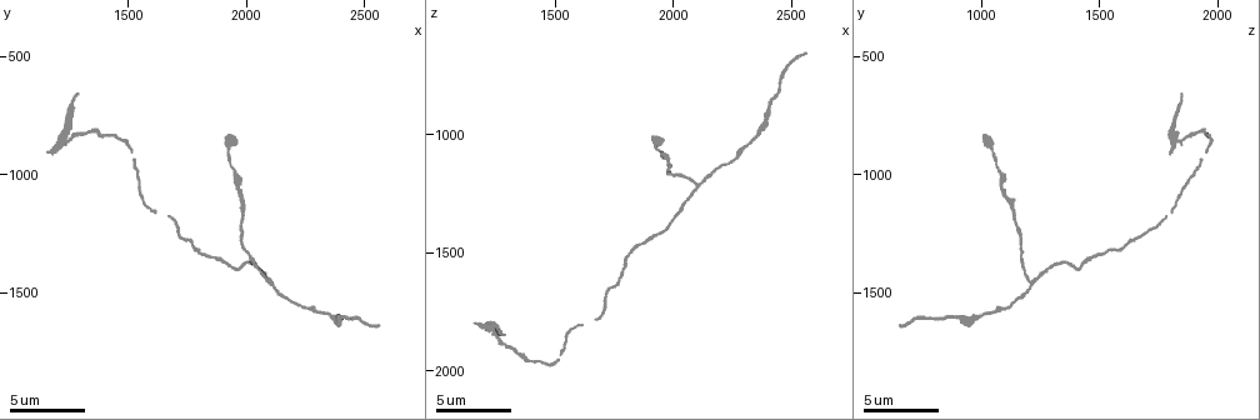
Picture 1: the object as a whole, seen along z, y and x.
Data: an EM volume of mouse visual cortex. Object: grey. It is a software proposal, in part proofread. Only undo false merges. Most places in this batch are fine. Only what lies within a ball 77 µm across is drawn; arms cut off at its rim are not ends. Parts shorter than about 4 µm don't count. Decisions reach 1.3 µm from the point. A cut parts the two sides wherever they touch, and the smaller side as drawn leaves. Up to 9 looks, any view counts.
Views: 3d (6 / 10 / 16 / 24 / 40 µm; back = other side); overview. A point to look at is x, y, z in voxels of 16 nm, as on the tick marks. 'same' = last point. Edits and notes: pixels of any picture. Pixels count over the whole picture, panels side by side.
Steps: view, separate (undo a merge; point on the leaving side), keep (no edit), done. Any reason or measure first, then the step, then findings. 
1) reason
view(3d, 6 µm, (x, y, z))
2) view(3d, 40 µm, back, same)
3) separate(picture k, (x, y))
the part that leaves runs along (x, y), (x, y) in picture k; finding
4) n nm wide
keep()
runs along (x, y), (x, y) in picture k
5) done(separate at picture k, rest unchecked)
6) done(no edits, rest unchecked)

thick turns thin
view(3d, 16 µm, (1270, 840, 1870))

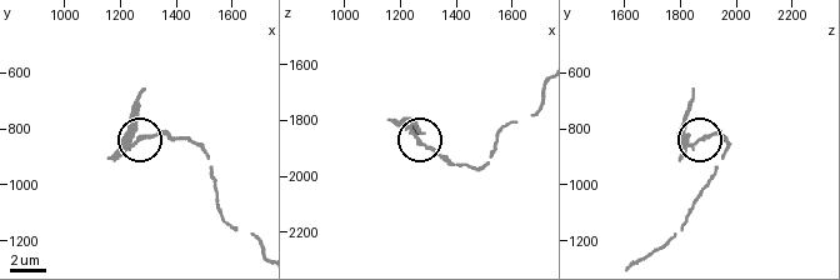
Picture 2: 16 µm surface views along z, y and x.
separate(picture 2, (136, 119))
the part that leaves runs along (129, 141), (145, 90) in picture 2; a second neuron is stuck on

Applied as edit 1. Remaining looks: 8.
narrows sharply
view(3d, 16 µm, (1530, 940, 1930))

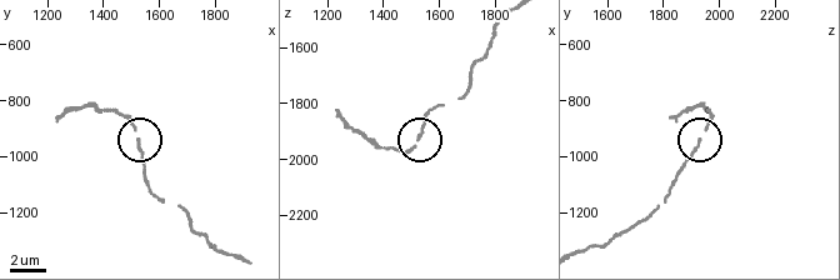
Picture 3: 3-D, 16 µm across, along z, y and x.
view(3d, 16 µm, back, (1520, 950, 1930))

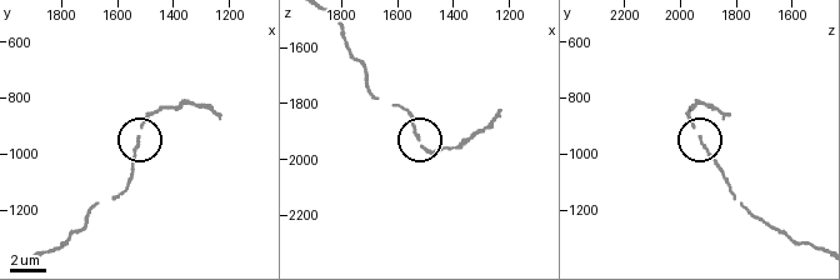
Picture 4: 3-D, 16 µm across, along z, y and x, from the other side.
keep()
runs along (341, 34), (371, 90), (406, 110), (421, 145), (441, 149) in picture 4; continuous, no second neuron

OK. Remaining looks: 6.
sudden change in width
view(3d, 6 µm, (1710, 1200, 1760))

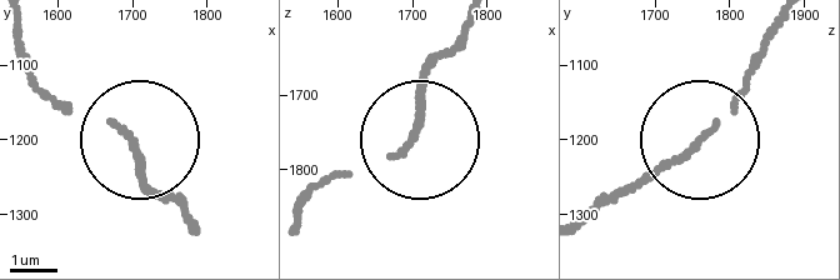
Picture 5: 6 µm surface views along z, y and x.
keep()
runs along (588, 213), (671, 165), (750, 74) in picture 5; all the same neuron

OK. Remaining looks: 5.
thick turns thin
view(3d, 10 µm, (1990, 1120, 1130))

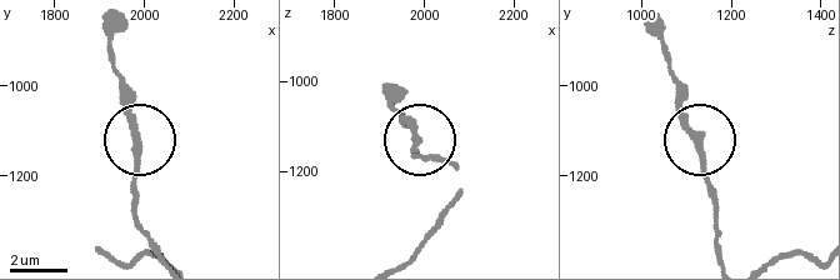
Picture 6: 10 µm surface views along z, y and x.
230 nm wide
keep()
runs along (163, 255), (136, 213), (136, 119), (124, 85) in picture 6; all the same neuron

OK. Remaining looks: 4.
done(separate at picture 2, rest unchecked)

